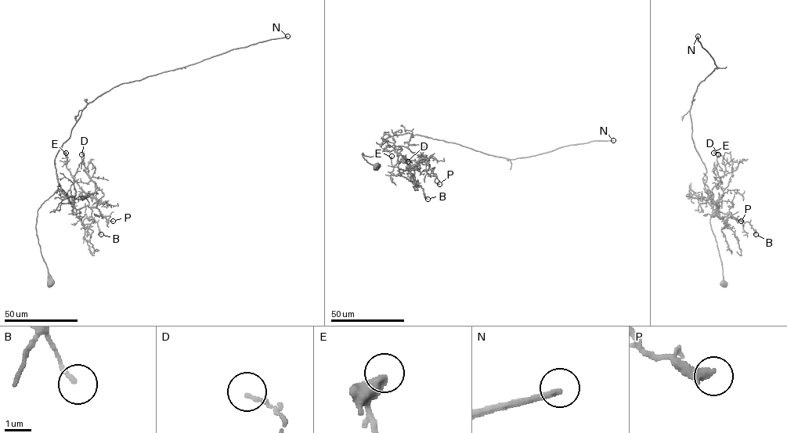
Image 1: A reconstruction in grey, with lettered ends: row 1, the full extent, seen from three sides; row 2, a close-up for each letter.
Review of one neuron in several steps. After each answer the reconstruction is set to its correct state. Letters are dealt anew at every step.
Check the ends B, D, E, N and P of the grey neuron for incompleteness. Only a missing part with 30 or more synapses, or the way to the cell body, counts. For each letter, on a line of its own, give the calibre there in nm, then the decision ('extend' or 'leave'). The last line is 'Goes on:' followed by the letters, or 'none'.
B: 130 nm | leave
D: 110 nm | leave
E: 480 nm | leave
N: 240 nm | extend
P: 400 nm | leave
Goes on: N

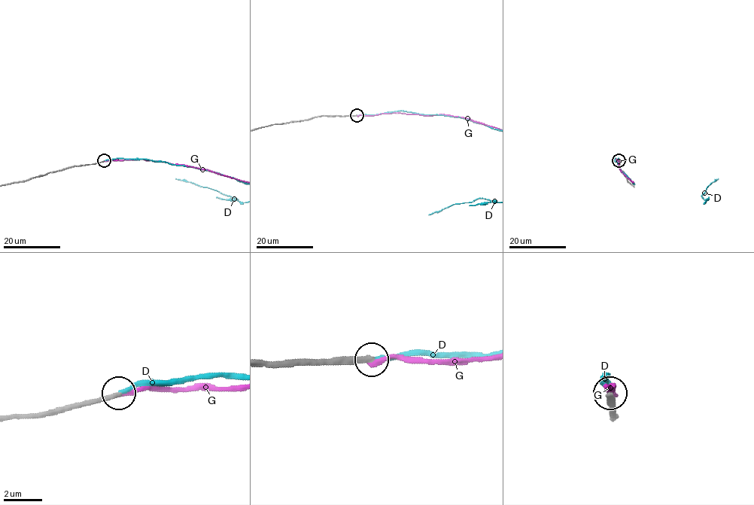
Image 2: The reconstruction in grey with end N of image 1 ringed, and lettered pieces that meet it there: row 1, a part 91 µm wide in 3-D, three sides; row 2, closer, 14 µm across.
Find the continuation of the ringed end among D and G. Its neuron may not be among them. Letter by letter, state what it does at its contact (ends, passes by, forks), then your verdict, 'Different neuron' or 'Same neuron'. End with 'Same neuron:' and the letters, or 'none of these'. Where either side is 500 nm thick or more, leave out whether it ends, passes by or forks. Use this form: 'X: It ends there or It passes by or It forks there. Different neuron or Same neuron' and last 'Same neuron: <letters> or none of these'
D: It ends there. Same neuron
G: It ends there. Different neuron
Same neuron: D

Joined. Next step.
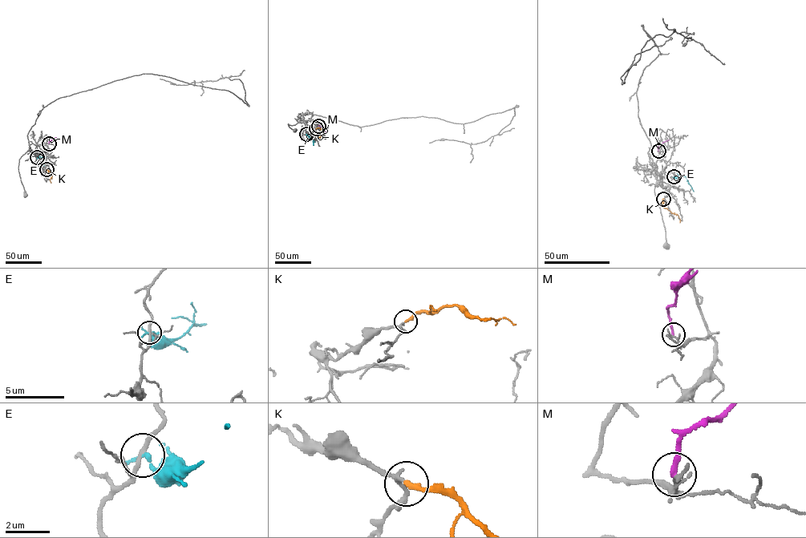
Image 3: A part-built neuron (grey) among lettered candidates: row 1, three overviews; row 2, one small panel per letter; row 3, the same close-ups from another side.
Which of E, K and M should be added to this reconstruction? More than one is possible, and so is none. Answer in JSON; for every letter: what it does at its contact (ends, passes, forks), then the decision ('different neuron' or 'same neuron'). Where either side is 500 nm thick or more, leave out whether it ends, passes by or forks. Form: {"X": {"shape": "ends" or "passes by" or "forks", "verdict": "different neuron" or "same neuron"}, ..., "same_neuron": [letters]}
{"E": {"shape": "ends", "verdict": "different neuron"}, "K": {"shape": "ends", "verdict": "same neuron"}, "M": {"shape": "ends", "verdict": "different neuron"}, "same_neuron": ["K"]}

